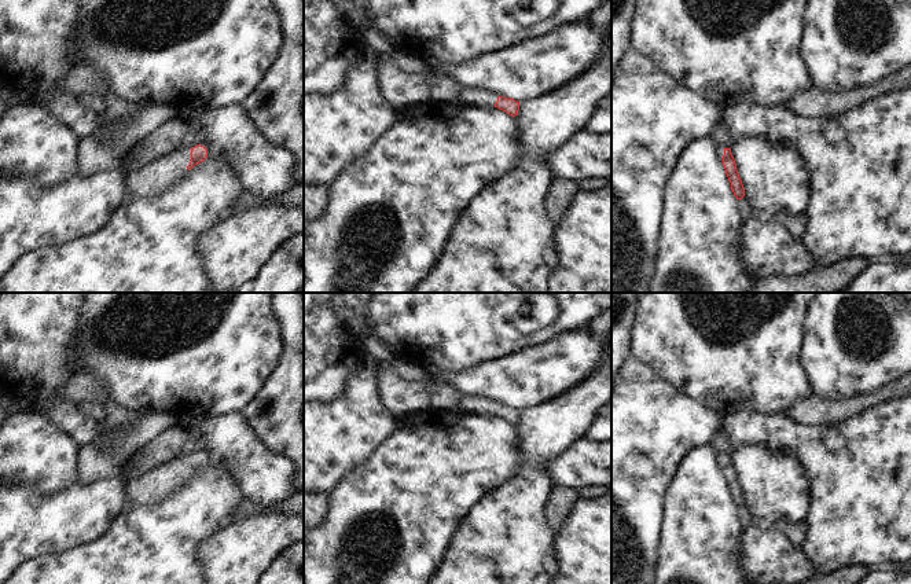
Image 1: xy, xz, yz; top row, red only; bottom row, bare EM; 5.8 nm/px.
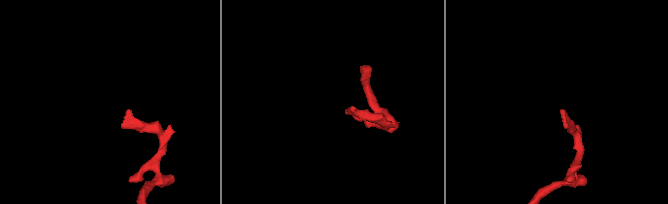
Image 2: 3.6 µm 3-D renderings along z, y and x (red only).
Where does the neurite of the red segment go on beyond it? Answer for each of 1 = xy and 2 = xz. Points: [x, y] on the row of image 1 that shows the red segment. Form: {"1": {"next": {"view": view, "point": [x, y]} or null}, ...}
{"1": {"next": {"view": "xy", "point": [150, 180]}}, "2": {"next": {"view": "xz", "point": [467, 96]}}}

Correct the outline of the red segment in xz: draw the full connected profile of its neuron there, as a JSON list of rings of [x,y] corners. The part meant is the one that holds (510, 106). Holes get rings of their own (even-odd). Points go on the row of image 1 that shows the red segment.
[[[463,88],[455,102],[467,107],[495,106],[513,117],[519,110],[519,102],[497,96],[485,88]]]

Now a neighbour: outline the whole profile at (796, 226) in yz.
[[[802,213],[800,216],[796,216],[796,217],[790,217],[786,220],[785,223],[787,231],[797,239],[801,239],[802,235],[805,234],[807,231],[807,227],[808,227],[808,218],[807,218],[807,214]]]

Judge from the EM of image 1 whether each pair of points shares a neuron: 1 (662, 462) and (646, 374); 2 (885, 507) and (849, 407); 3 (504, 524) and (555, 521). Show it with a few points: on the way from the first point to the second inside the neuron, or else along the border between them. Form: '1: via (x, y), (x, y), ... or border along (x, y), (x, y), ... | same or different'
1: border along (625, 377), (642, 382), (657, 378) | different
2: border along (882, 403), (822, 426) | different
3: border along (550, 489), (546, 502), (546, 521), (555, 531) | different

